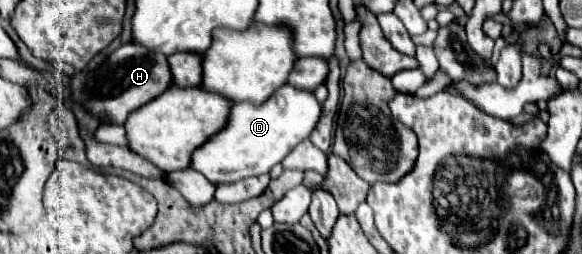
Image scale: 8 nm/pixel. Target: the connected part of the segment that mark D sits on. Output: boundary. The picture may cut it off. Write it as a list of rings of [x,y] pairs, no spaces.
[[[282,85],[266,103],[252,105],[252,103],[234,103],[232,111],[228,115],[226,125],[218,131],[218,135],[210,137],[210,141],[204,141],[194,153],[190,167],[200,171],[210,183],[234,183],[246,177],[256,177],[262,173],[268,173],[276,163],[280,163],[300,141],[310,137],[316,121],[320,117],[320,103],[316,101],[312,91],[298,91],[290,85]]]

